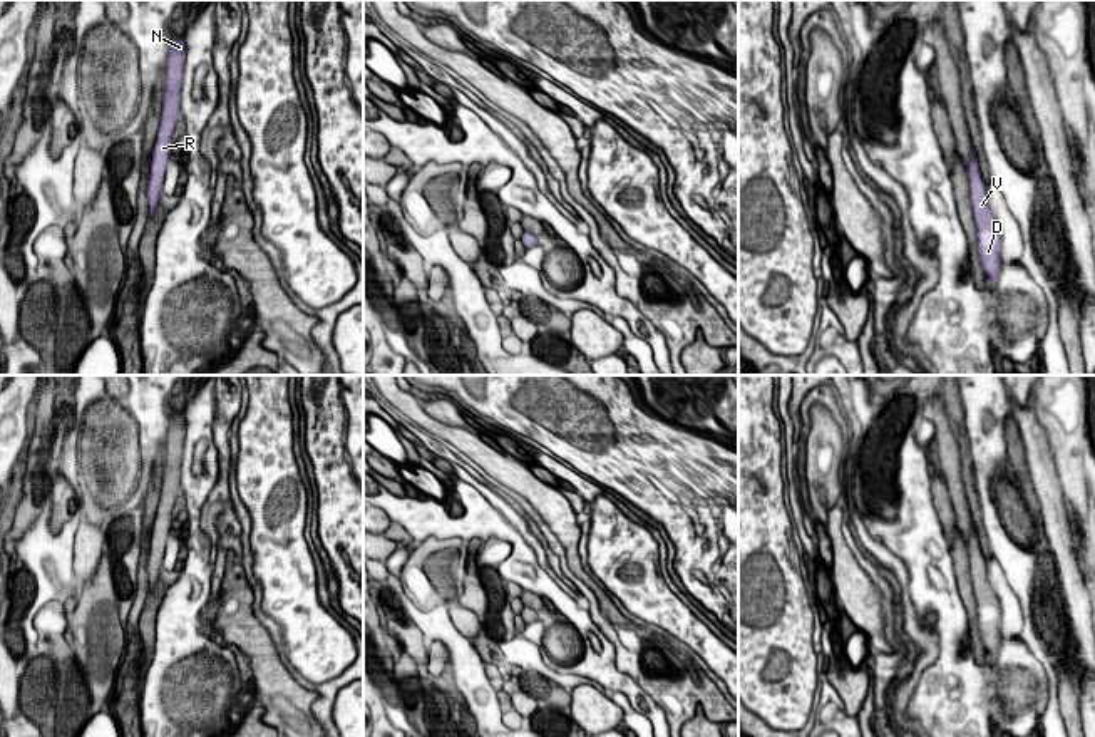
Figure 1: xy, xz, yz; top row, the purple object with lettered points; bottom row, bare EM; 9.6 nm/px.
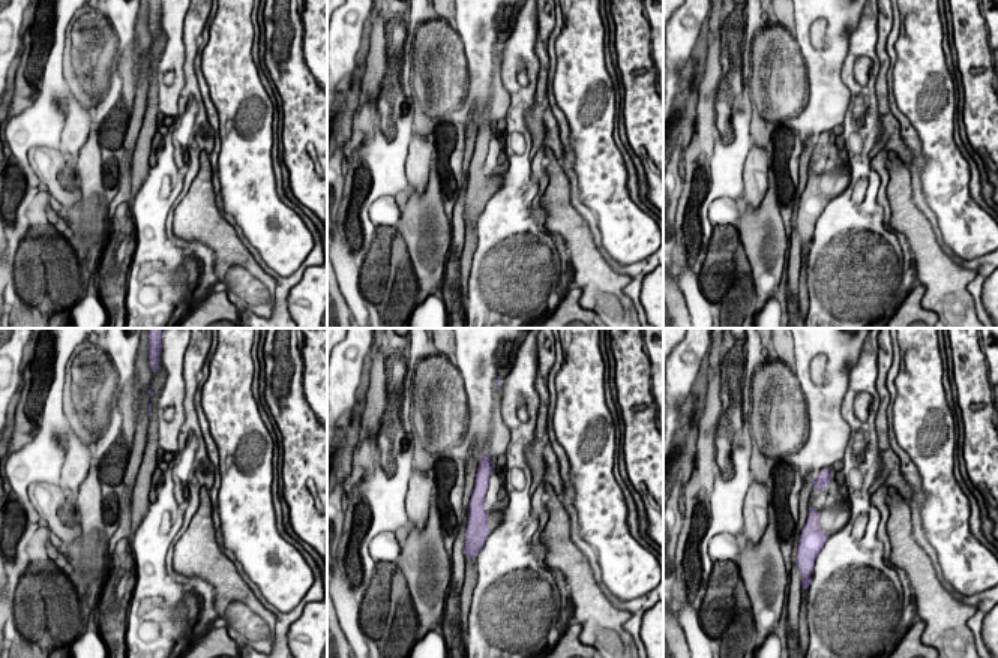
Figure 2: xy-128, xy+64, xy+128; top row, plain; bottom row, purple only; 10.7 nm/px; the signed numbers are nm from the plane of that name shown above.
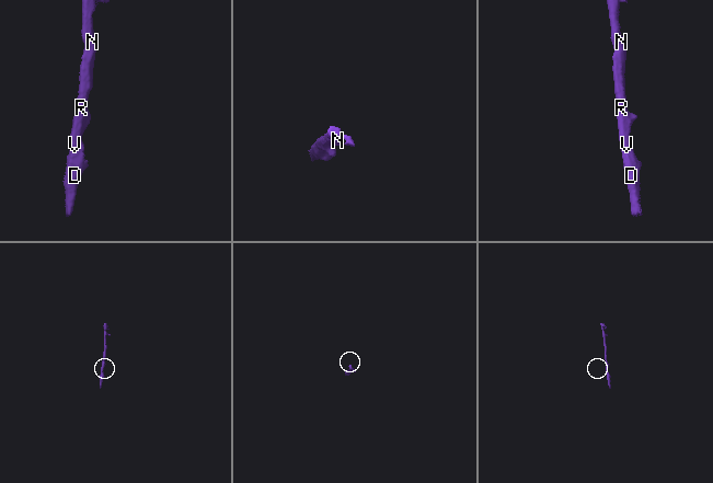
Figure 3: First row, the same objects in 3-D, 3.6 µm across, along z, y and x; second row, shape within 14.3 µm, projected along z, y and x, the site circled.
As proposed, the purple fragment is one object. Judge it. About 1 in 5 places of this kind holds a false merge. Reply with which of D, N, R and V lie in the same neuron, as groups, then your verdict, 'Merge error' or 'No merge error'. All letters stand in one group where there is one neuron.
Groups: D N R V. No merge error

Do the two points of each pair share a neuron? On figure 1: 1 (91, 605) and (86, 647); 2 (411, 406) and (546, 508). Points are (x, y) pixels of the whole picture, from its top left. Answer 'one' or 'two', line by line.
1: one
2: one

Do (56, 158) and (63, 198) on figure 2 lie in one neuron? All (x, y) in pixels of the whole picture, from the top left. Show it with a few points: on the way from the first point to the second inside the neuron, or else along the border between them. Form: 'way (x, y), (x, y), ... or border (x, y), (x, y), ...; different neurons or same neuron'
way (51, 168), (51, 185), (54, 188); same neuron

